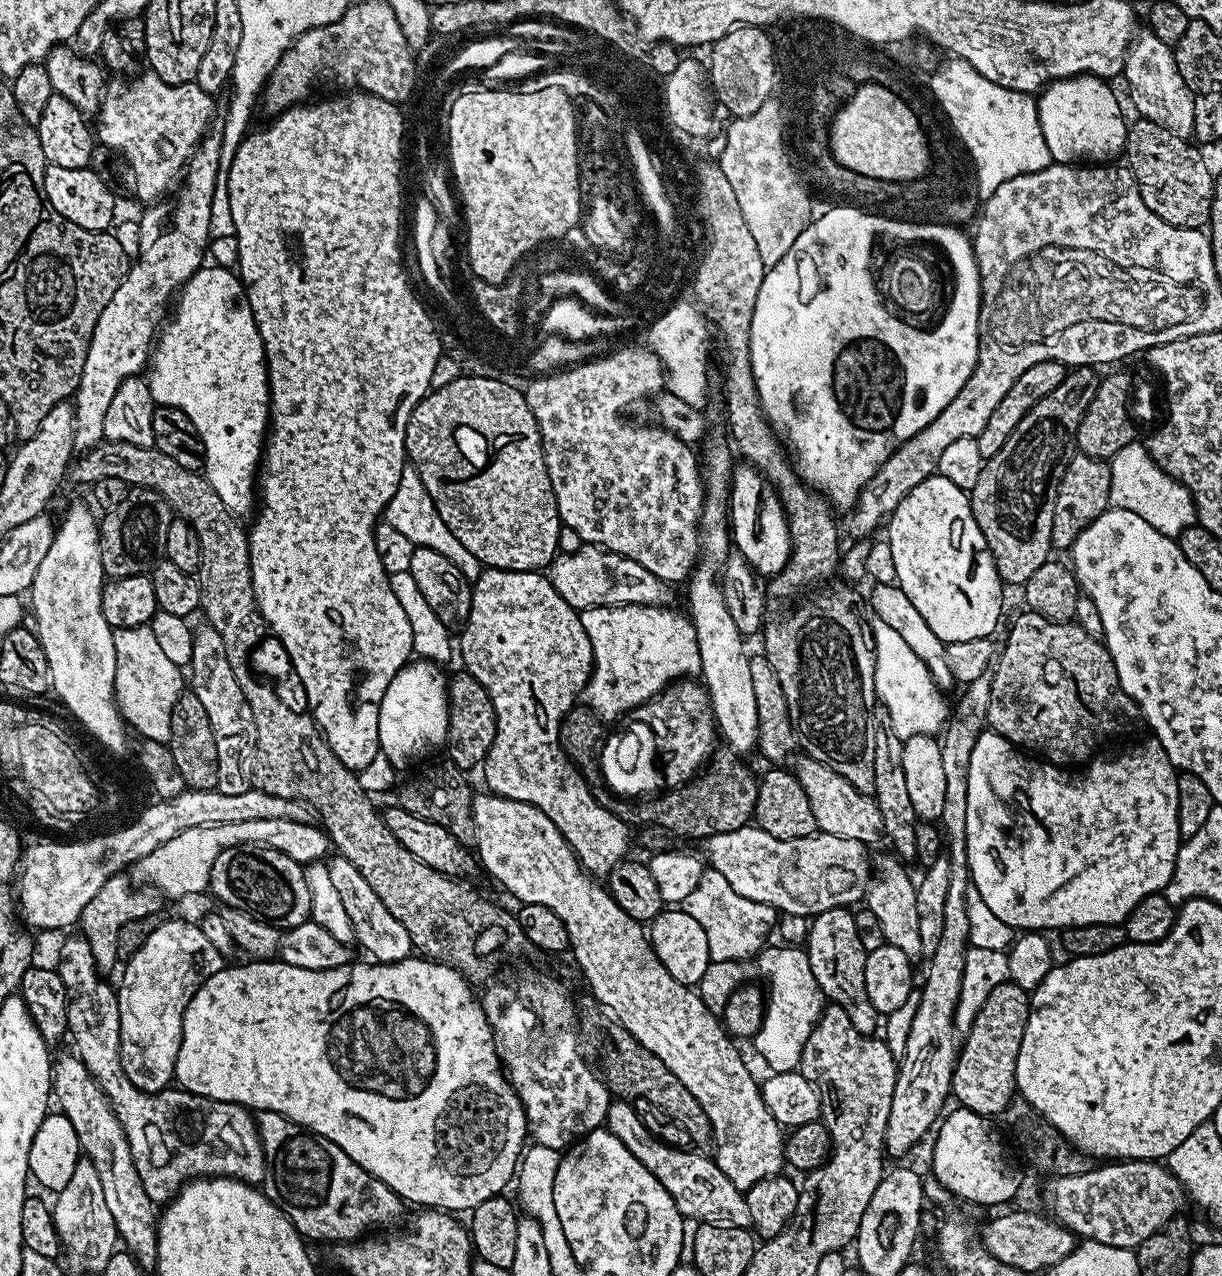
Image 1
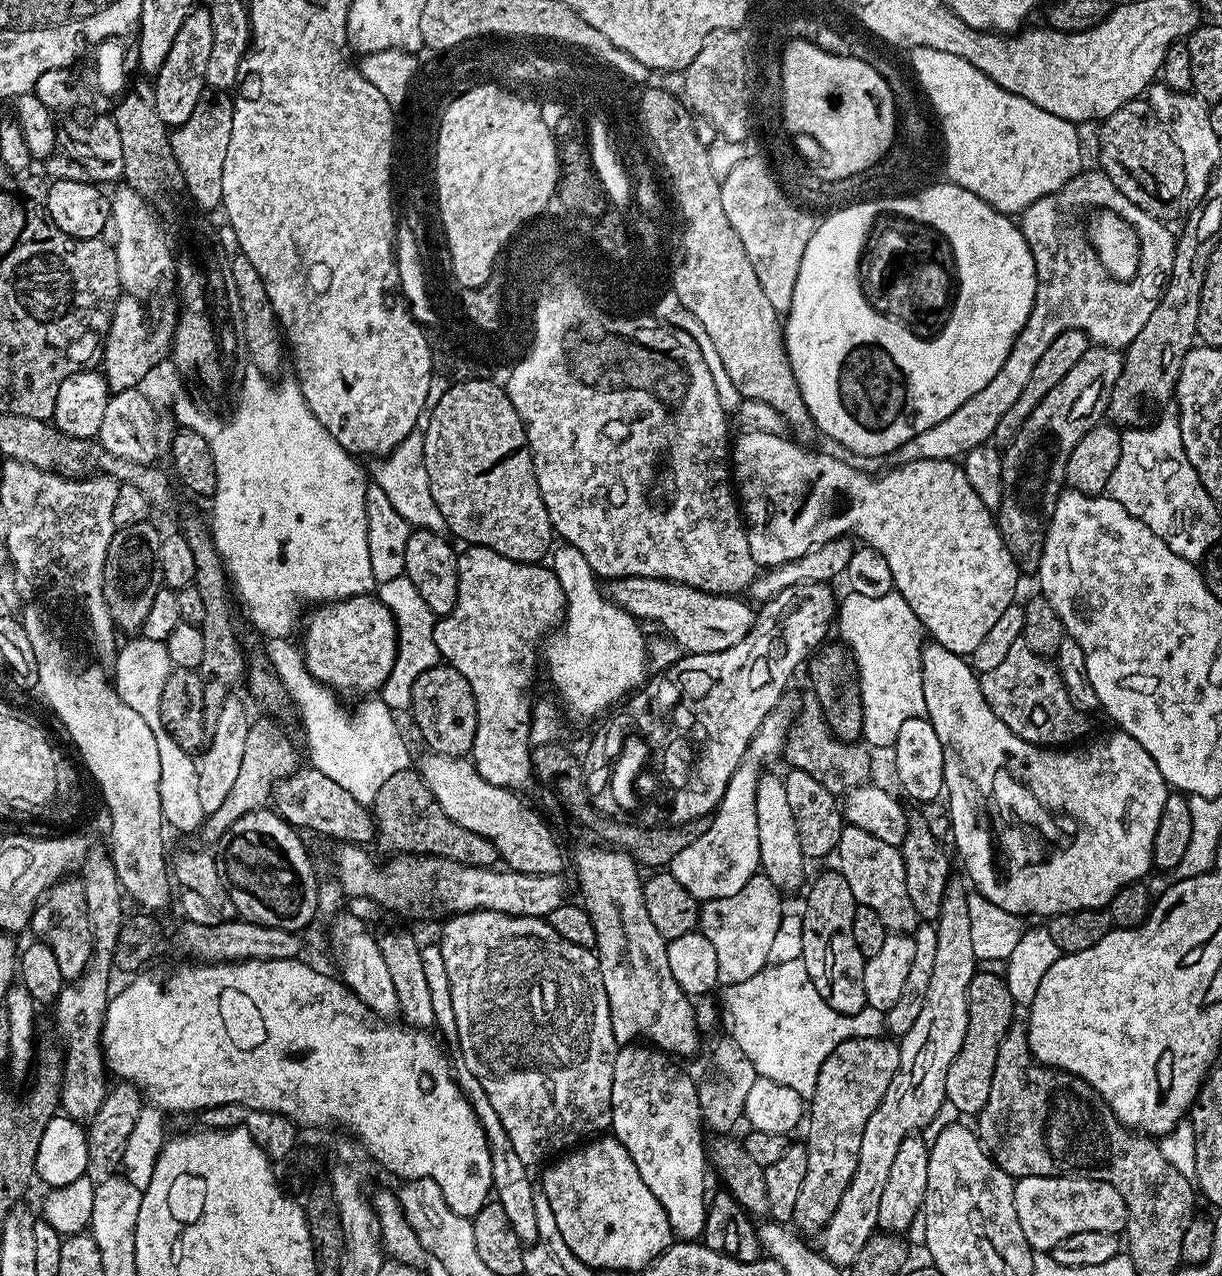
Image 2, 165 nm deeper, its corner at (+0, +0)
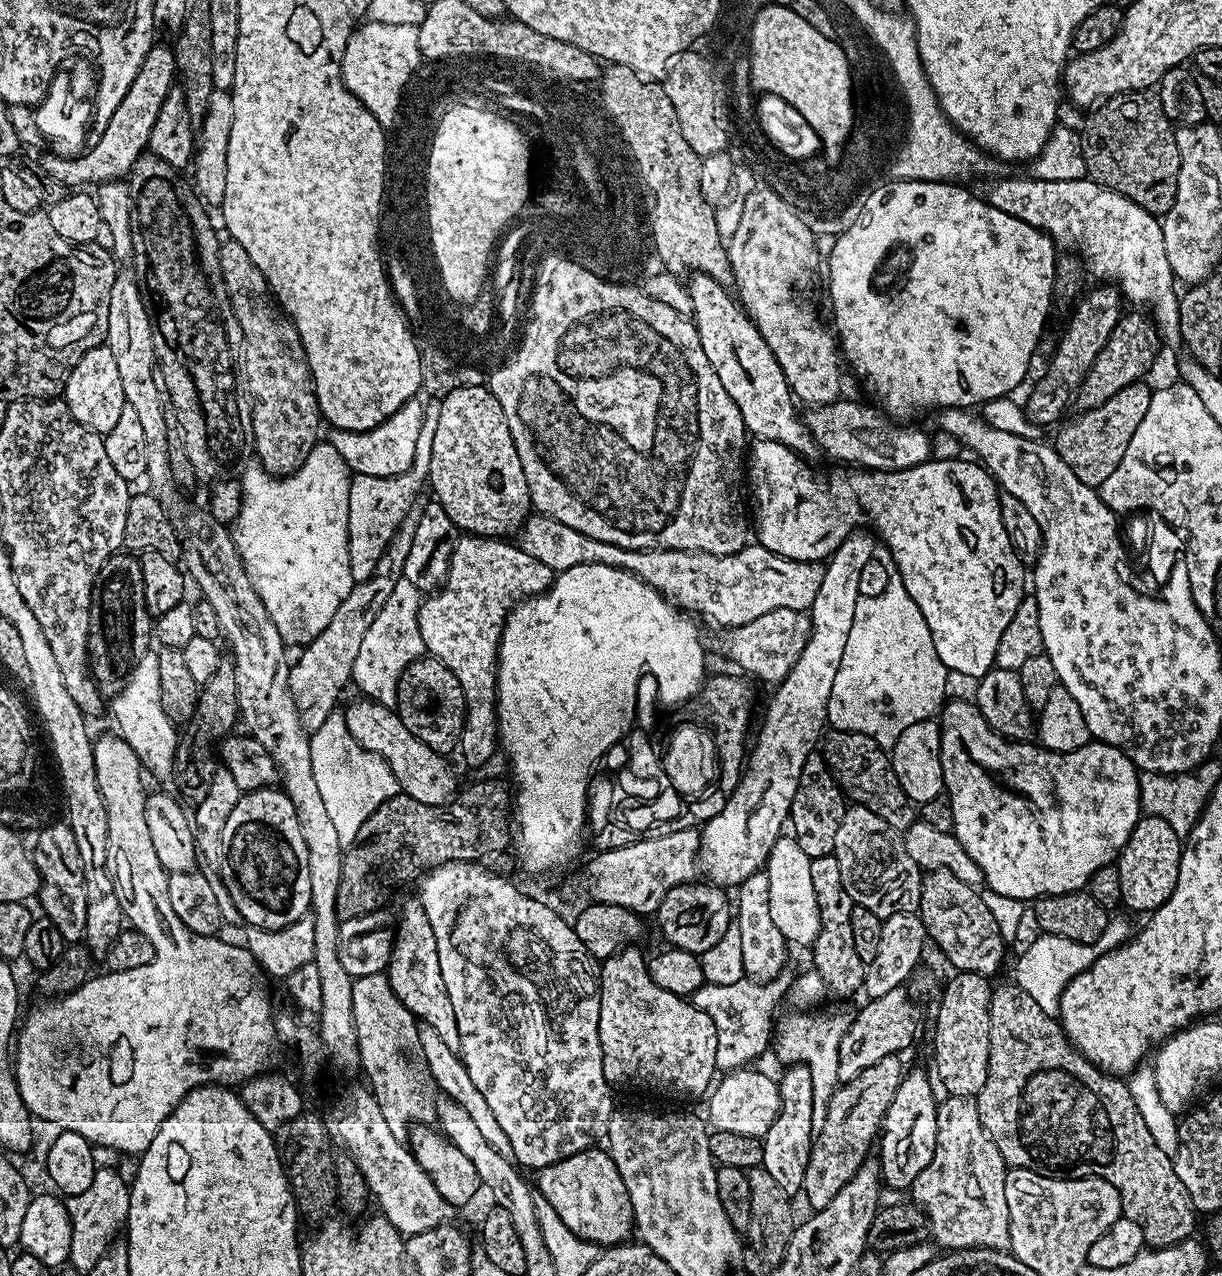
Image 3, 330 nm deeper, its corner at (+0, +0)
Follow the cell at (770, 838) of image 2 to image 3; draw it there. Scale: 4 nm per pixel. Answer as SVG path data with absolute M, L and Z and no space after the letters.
M791 834L780 835L768 855L766 871L770 882L770 918L774 918L774 926L782 930L785 940L792 946L810 946L818 938L820 911L818 898L814 898L814 881L810 878L811 861Z

